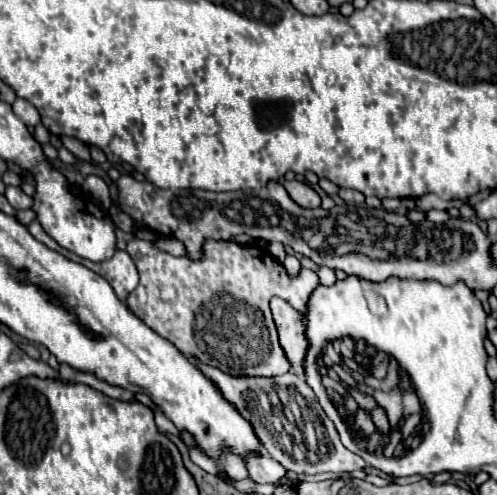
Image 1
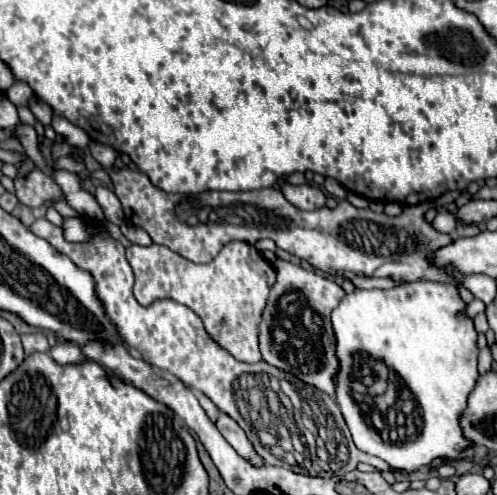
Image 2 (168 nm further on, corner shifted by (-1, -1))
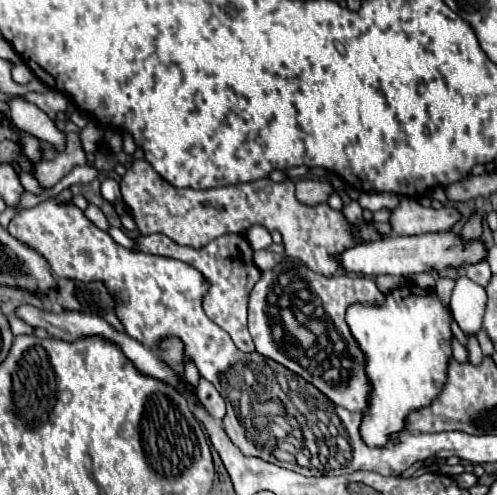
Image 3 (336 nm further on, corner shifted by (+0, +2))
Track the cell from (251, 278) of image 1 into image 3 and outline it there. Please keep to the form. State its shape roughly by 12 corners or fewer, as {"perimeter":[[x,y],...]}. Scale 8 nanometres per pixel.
{"perimeter":[[165,235],[133,251],[179,259],[209,283],[207,317],[237,349],[255,351],[247,303],[261,279],[245,235],[199,251]]}

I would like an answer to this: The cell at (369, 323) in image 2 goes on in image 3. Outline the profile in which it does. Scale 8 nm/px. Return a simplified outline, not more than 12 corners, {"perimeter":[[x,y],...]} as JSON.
{"perimeter":[[413,283],[345,321],[371,385],[359,433],[389,447],[447,383],[453,315]]}

